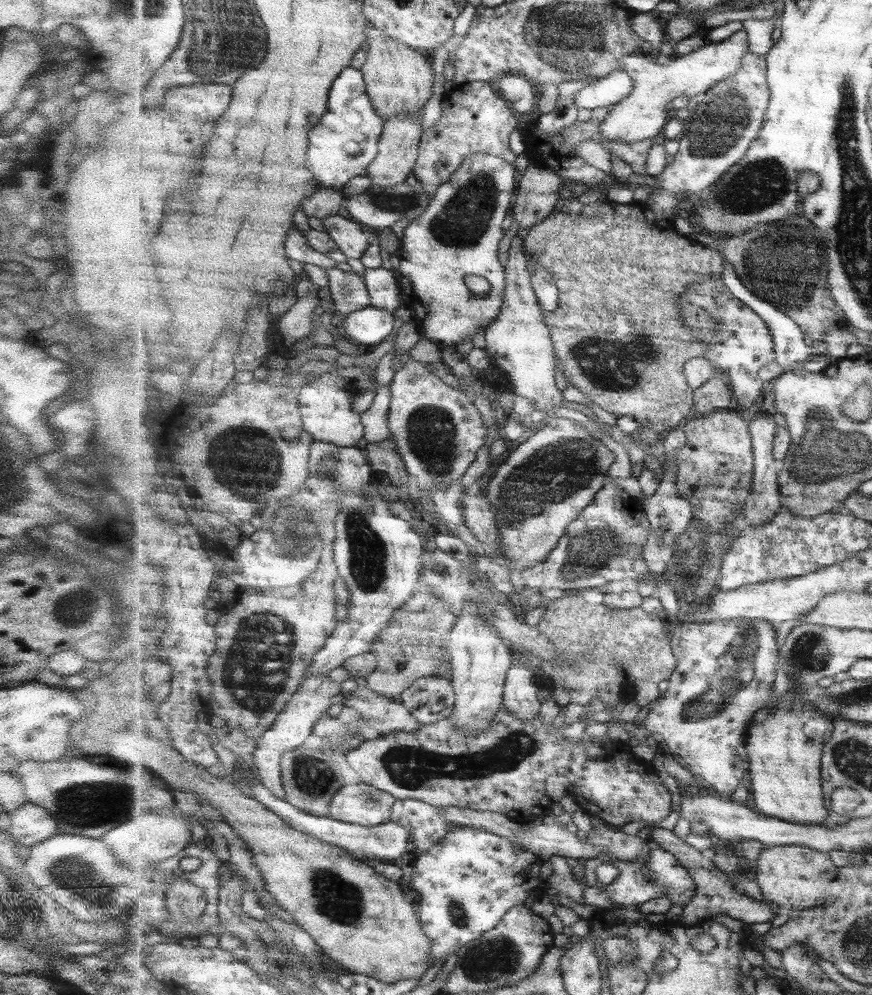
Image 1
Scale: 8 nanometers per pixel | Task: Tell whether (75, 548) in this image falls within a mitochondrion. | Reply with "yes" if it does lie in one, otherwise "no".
no

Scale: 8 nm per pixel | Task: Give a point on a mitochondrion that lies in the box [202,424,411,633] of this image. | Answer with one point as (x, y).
(244, 460)

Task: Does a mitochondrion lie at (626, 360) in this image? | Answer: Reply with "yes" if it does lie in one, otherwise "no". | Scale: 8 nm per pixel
yes

